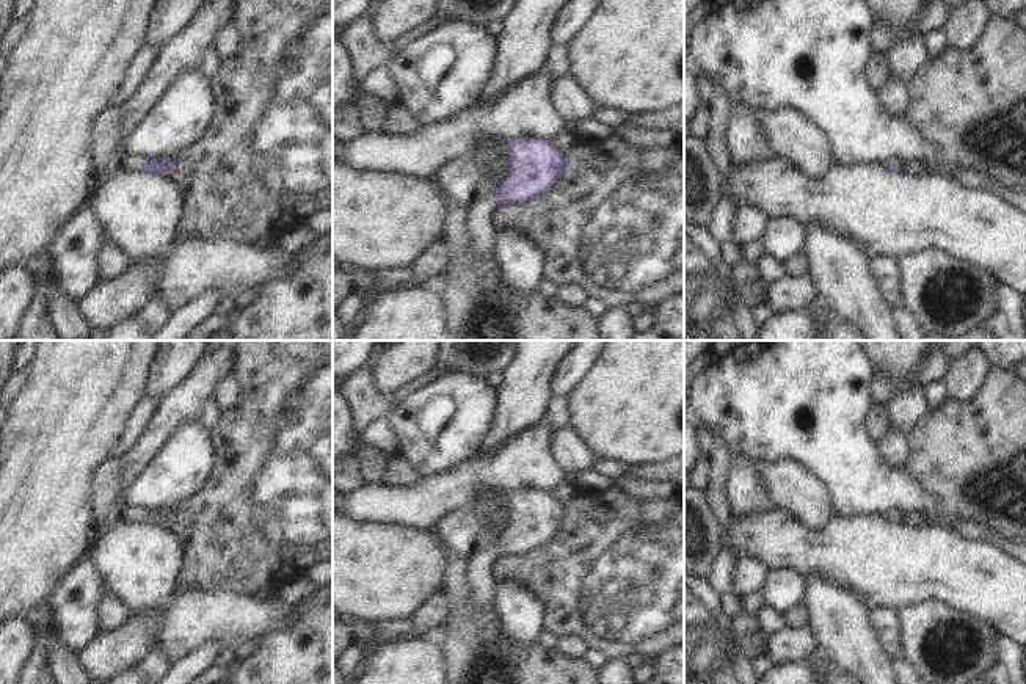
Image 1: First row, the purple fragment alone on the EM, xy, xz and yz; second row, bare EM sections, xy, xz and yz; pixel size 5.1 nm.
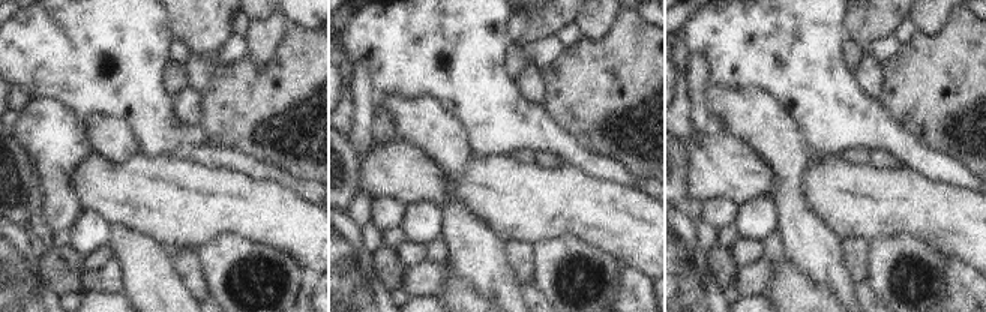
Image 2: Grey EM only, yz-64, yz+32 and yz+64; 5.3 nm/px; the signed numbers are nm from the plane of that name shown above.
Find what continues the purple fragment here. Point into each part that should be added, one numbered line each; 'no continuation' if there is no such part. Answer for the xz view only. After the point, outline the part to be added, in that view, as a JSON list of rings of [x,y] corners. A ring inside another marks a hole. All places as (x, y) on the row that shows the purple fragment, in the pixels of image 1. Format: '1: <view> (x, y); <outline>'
1: xz (479, 223); [[[494,191],[478,193],[468,210],[466,227],[472,238],[474,253],[488,257],[494,253],[496,229],[493,213],[497,209]]]

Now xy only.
1: xy (129, 163); [[[126,155],[122,158],[119,171],[133,171],[133,173],[143,174],[144,173],[144,166],[143,165],[146,162],[149,162],[149,160],[147,158],[138,158],[138,157]]]

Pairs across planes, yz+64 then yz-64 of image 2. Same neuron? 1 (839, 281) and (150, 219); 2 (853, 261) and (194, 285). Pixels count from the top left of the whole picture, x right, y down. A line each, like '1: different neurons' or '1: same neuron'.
1: different neurons
2: same neuron

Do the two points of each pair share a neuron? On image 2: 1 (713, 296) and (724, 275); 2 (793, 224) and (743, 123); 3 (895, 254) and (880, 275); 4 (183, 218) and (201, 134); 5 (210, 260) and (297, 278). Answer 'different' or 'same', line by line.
1: different
2: same
3: same
4: different
5: same

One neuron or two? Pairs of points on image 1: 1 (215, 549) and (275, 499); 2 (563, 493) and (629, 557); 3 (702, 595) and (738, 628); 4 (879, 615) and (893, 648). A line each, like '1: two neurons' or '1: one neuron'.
1: one neuron
2: two neurons
3: two neurons
4: one neuron

